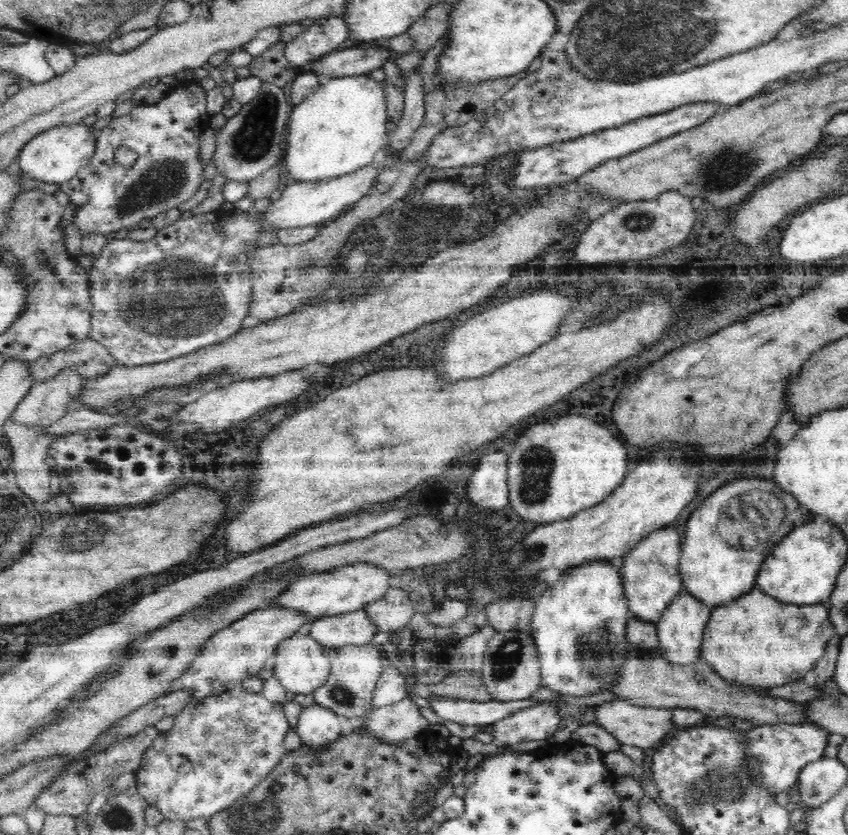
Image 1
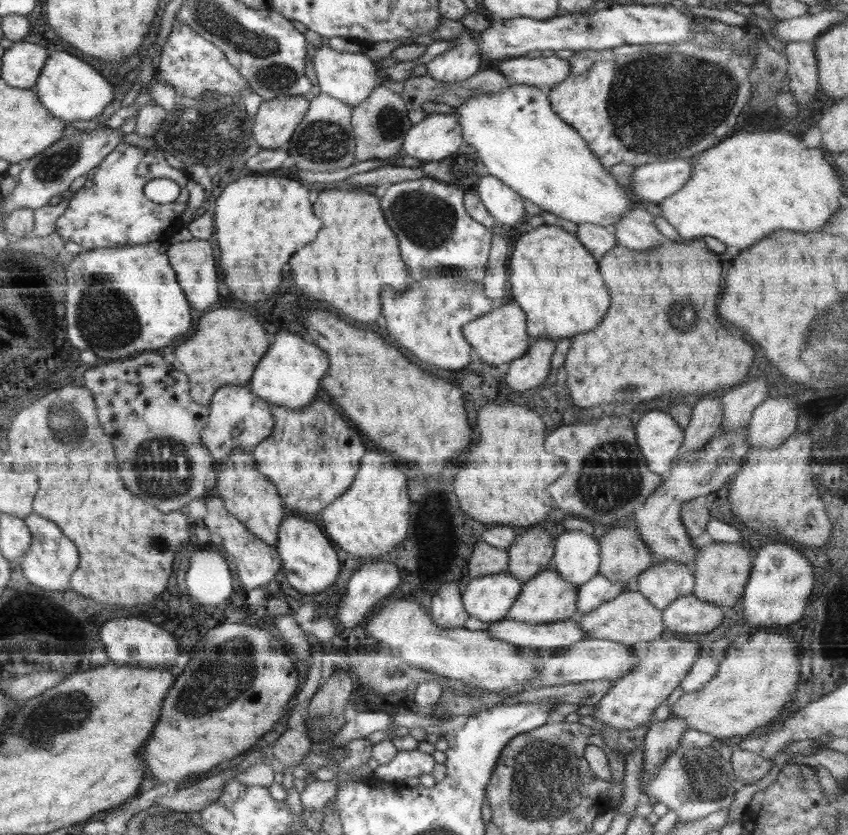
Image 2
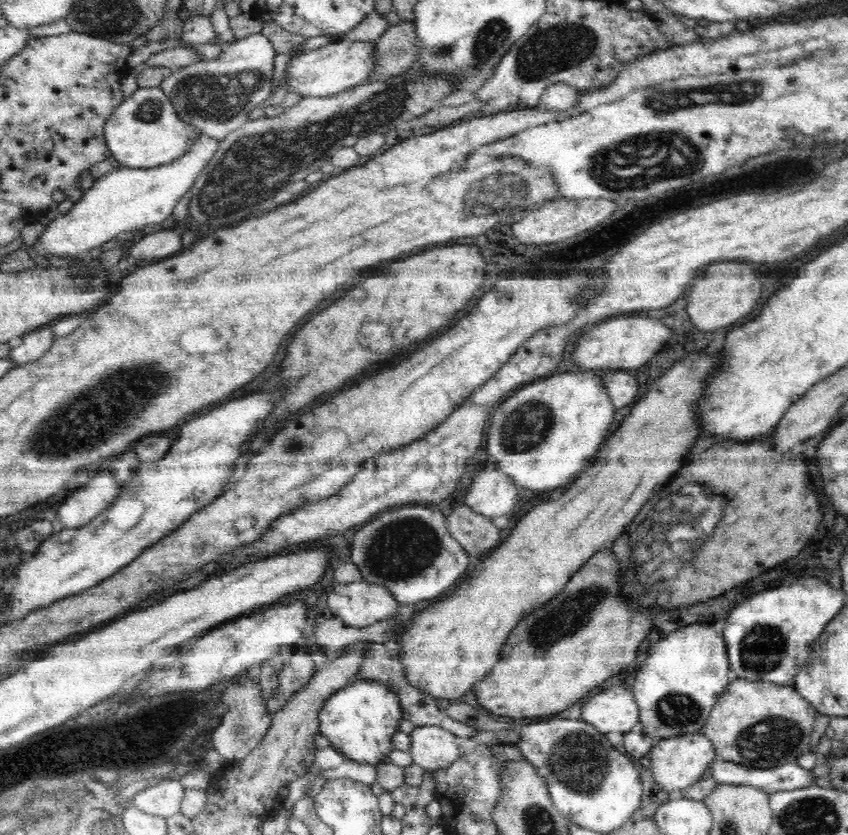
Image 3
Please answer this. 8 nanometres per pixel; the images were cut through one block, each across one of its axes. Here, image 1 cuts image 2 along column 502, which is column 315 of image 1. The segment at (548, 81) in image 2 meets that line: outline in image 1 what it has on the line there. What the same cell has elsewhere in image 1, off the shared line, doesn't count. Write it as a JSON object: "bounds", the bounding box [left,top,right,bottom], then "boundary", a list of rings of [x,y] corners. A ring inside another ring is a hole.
{"bounds":[310,46,395,81],"boundary":[[[349,46],[312,62],[310,72],[322,81],[343,76],[366,75],[382,68],[388,60],[393,61],[395,54],[392,49],[377,46],[366,49]]]}

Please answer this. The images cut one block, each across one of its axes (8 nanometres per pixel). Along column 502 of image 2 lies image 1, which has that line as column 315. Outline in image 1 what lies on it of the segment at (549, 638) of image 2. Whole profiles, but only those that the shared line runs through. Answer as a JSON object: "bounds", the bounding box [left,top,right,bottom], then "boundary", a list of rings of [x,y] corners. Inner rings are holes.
{"bounds":[309,609,376,649],"boundary":[[[364,609],[314,619],[309,631],[310,636],[327,649],[365,645],[371,642],[376,633],[376,625]]]}

